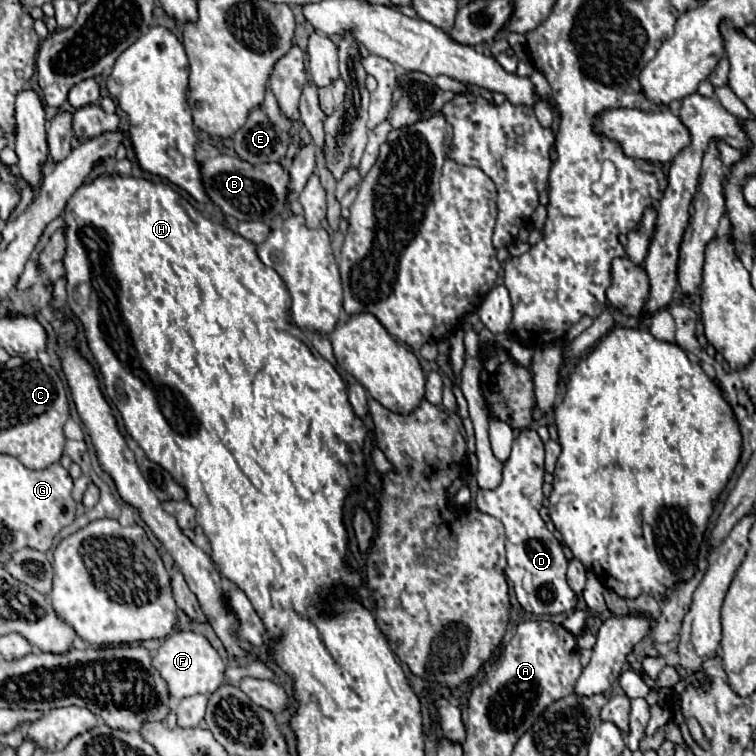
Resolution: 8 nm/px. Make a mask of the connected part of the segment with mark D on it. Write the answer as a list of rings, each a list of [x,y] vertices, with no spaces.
[[[534,428],[522,430],[514,440],[512,454],[504,462],[504,478],[494,490],[480,490],[476,496],[476,508],[498,518],[506,528],[506,576],[512,580],[518,602],[526,612],[536,616],[562,614],[576,606],[578,596],[566,582],[568,562],[556,536],[546,528],[540,518],[542,508],[542,484],[544,484],[544,444]]]

